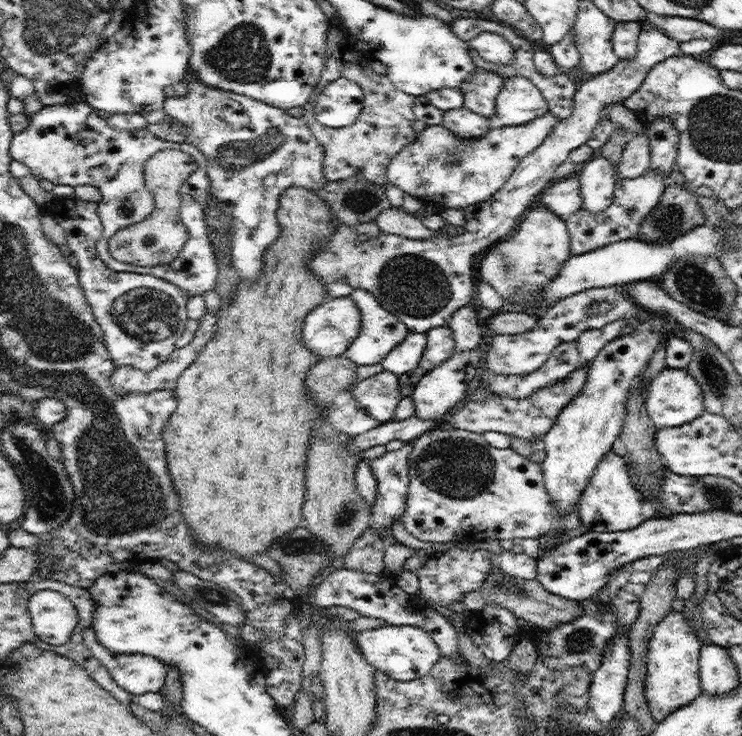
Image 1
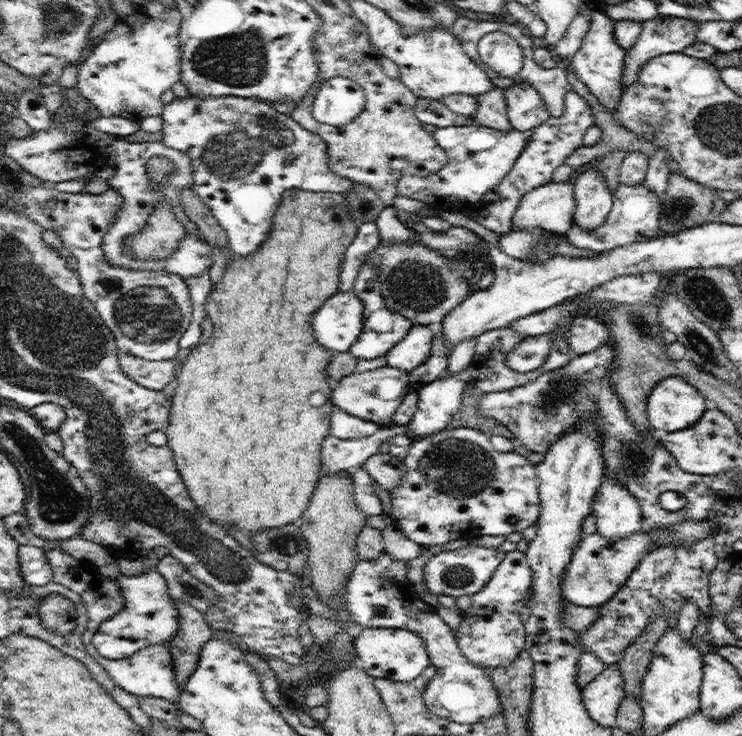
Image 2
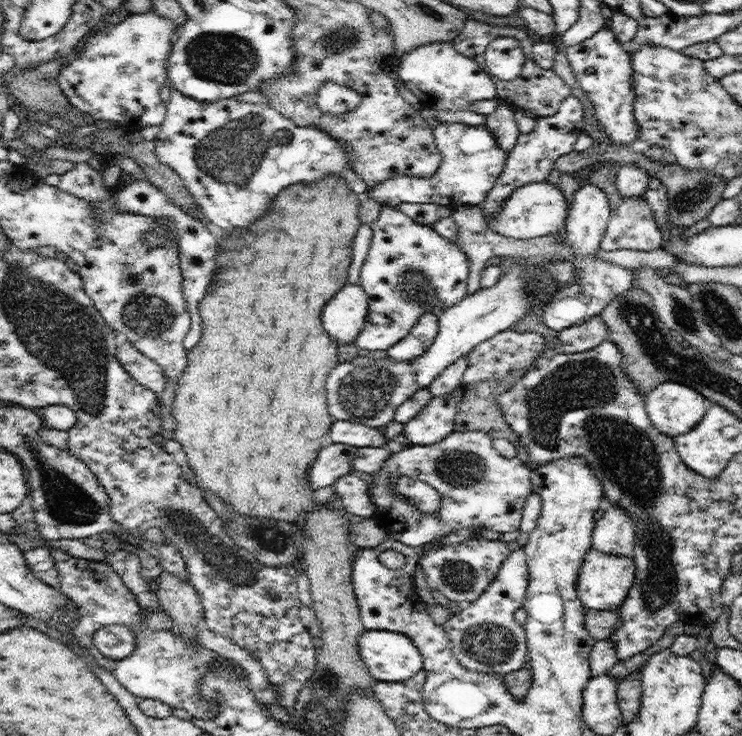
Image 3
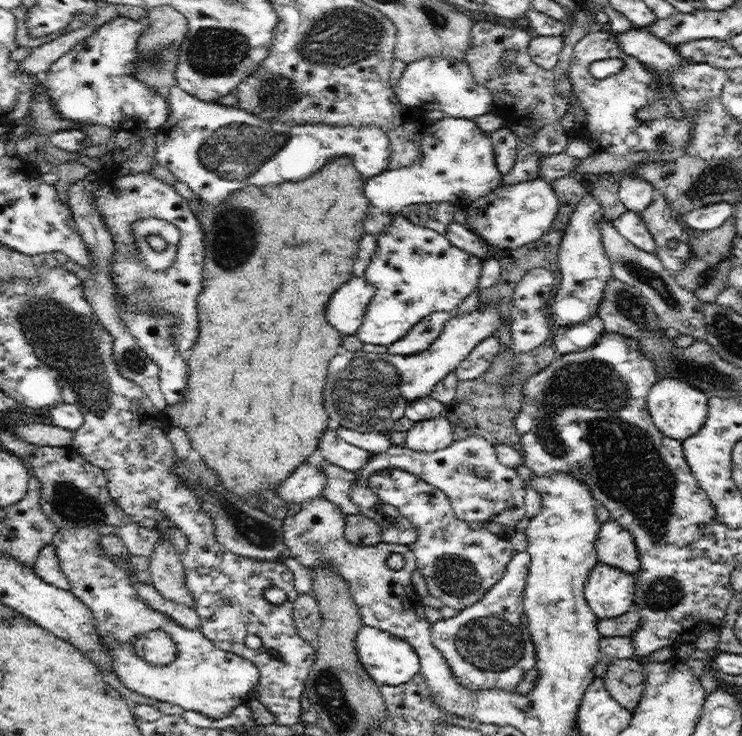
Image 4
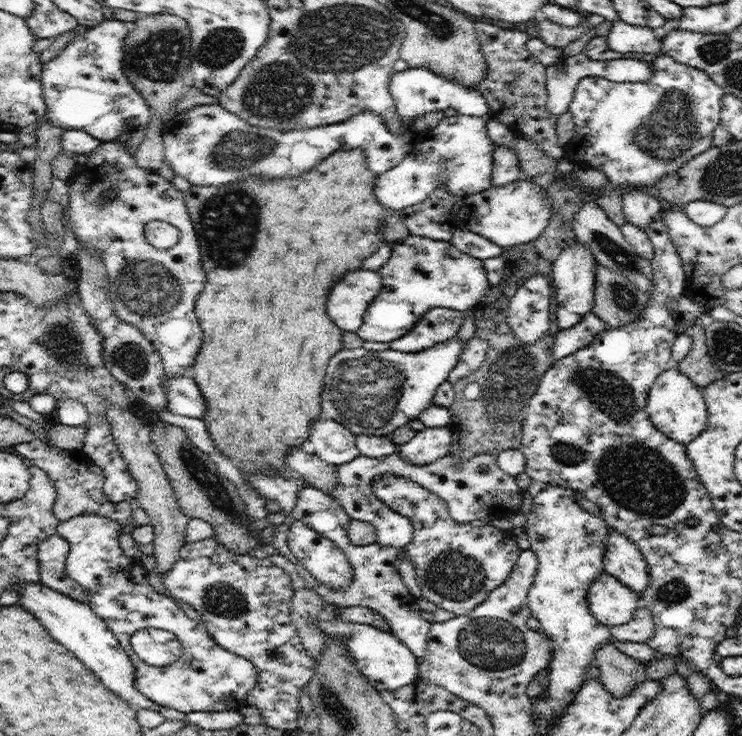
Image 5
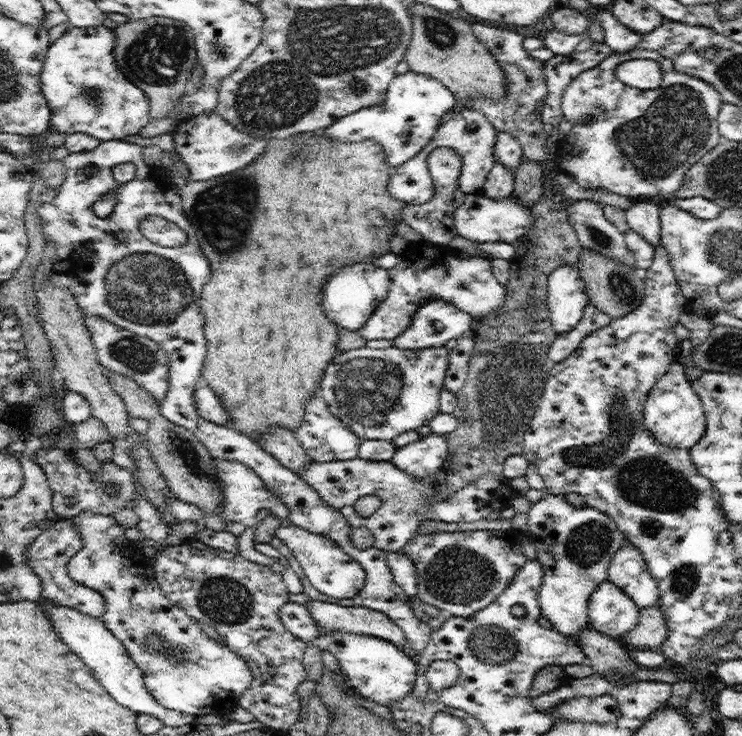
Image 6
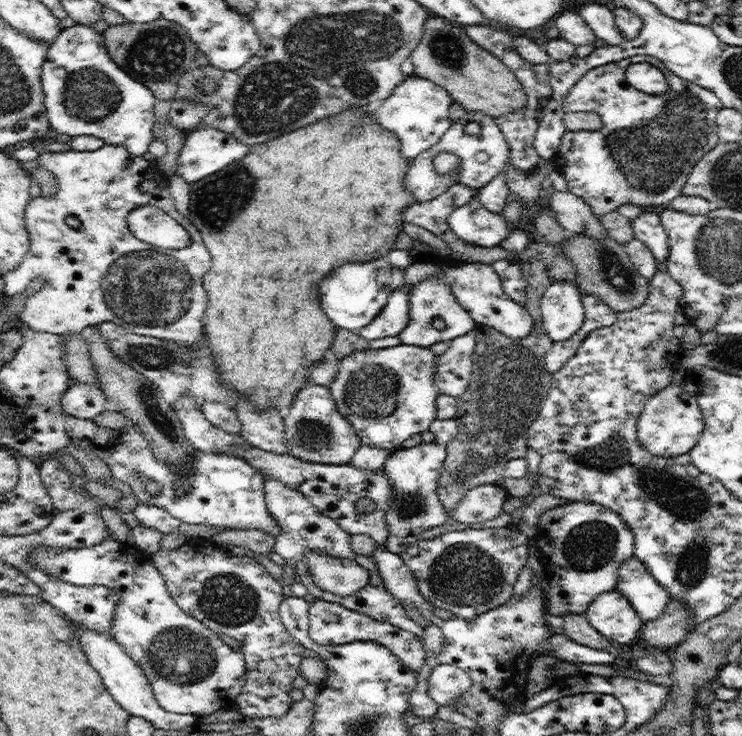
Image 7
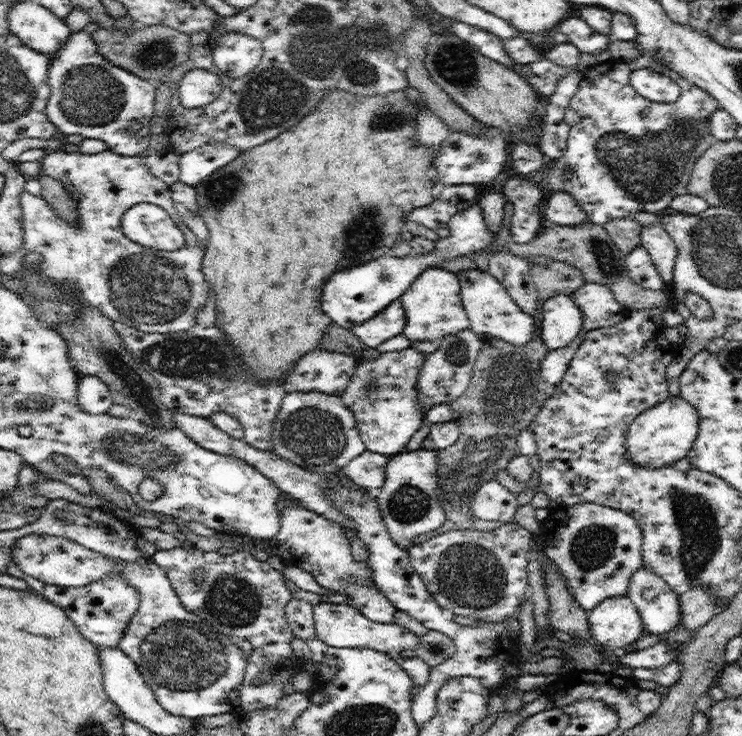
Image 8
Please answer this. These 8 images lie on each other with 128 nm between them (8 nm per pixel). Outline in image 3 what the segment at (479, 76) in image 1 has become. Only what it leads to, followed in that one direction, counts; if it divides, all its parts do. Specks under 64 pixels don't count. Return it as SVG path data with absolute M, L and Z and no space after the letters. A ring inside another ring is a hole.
M497 98L496 110L486 117L485 126L494 134L498 147L508 155L521 136L515 120L515 109L504 98Z

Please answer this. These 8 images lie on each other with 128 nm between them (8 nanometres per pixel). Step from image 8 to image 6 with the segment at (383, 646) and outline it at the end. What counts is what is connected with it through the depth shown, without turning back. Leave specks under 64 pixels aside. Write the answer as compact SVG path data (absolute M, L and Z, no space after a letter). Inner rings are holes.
M311 600L306 604L306 609L310 612L310 617L318 624L318 631L322 634L328 633L353 633L362 635L373 635L374 637L386 639L392 642L402 653L410 658L420 656L412 646L407 643L404 632L380 611L374 611L364 606L344 607L338 603L328 603L323 601Z

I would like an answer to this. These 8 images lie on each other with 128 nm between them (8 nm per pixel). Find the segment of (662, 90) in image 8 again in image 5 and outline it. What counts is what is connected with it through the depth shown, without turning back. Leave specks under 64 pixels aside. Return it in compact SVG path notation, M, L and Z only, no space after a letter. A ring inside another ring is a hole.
M584 53L566 54L560 61L547 66L547 111L556 117L568 111L576 85L584 77L604 77L612 82L646 82L653 77L653 68L650 59L643 61L632 56L612 60L592 60Z

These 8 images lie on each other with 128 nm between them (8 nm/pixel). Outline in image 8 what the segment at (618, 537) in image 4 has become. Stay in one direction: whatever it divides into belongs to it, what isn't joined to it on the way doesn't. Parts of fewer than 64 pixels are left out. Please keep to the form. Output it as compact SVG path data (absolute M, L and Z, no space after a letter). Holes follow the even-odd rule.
M642 567L630 577L626 597L636 606L646 633L661 635L677 630L680 625L678 596L663 578ZM646 590L656 591L654 600L646 598Z

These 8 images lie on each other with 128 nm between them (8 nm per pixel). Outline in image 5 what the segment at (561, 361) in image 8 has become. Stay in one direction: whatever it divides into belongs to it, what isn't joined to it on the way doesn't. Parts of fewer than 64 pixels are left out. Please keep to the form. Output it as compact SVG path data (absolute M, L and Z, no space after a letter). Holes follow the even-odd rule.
M592 311L585 314L573 327L560 329L556 334L553 346L554 360L560 360L586 345L594 337L608 328L607 324Z

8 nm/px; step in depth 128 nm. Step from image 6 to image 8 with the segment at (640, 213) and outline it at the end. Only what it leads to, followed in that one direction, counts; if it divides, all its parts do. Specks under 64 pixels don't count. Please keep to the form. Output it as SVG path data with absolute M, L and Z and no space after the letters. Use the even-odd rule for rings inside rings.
M661 222L642 227L641 246L650 254L650 259L664 284L672 284L674 264L678 257L677 246Z

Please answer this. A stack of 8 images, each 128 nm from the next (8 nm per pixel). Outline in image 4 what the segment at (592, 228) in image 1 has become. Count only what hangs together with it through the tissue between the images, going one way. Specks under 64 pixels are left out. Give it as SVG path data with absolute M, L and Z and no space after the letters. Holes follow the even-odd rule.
M627 210L622 216L615 218L611 222L627 241L630 241L640 250L655 254L657 250L655 240L646 228L643 217L640 214Z

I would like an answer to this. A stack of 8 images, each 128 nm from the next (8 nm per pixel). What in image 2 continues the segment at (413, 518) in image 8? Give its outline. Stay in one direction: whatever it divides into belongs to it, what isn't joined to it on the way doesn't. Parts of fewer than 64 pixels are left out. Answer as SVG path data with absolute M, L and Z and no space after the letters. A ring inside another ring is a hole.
M466 369L458 374L446 374L419 389L418 405L409 422L413 441L438 434L450 426L461 406L465 386L470 382Z

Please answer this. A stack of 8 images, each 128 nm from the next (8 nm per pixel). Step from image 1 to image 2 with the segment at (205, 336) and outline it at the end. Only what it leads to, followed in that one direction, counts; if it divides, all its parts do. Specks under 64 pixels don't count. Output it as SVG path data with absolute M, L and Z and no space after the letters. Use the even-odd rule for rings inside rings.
M118 353L119 367L130 380L148 389L161 391L175 379L177 360L147 361L128 353Z

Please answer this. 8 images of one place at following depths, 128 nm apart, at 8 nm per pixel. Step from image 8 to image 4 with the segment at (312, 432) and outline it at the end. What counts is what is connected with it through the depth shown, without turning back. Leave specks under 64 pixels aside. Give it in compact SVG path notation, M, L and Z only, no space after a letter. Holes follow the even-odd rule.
M328 428L321 436L318 449L328 462L352 472L362 469L371 455L374 455L374 452L371 454L369 450L342 440L335 429Z

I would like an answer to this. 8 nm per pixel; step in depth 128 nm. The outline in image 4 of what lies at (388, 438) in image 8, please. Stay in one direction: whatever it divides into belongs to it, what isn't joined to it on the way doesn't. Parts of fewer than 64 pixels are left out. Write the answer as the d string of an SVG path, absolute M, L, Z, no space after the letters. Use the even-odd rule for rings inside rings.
M487 304L467 314L453 316L438 338L417 355L341 350L330 362L323 406L329 416L328 429L344 426L360 432L389 433L396 420L404 417L406 404L431 394L433 388L454 369L458 368L482 340L489 337L501 323L497 304Z

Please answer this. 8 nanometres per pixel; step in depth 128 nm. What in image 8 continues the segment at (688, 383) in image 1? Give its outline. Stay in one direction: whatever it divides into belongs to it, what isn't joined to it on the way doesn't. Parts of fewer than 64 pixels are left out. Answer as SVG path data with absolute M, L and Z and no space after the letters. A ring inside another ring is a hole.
M668 397L662 403L645 410L631 423L626 437L627 454L638 465L646 468L665 468L686 458L699 431L697 410L682 397Z

